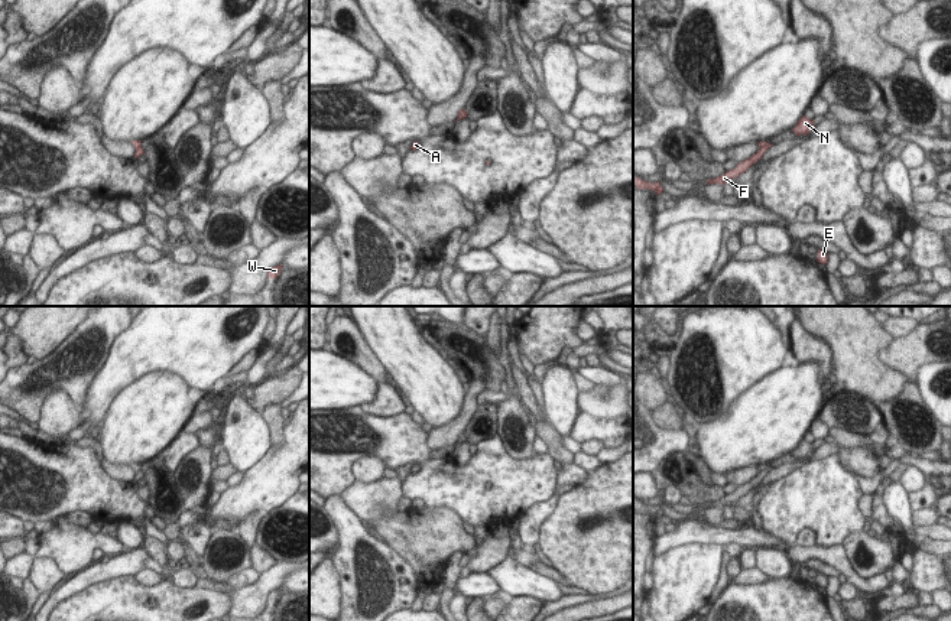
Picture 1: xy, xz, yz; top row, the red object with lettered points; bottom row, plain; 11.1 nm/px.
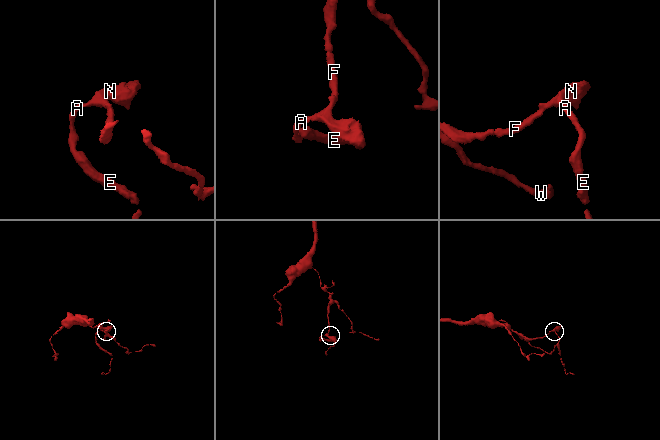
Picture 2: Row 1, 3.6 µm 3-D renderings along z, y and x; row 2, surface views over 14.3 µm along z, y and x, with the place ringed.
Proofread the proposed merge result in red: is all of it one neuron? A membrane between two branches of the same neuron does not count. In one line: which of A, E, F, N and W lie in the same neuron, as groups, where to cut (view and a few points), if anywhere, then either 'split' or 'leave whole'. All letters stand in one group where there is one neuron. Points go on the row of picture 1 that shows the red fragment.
groups A E F N W; cut none; leave whole

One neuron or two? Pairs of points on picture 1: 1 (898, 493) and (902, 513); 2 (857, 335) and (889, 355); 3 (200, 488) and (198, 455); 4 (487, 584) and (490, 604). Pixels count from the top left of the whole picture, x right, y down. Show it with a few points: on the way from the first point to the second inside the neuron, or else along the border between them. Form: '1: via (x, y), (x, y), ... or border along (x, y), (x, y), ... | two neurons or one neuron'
1: via (898, 497), (899, 509) | one neuron
2: border along (893, 338), (880, 351), (880, 357), (904, 374) | two neurons
3: via (198, 480), (198, 464) | one neuron
4: border along (496, 592), (483, 597) | two neurons

